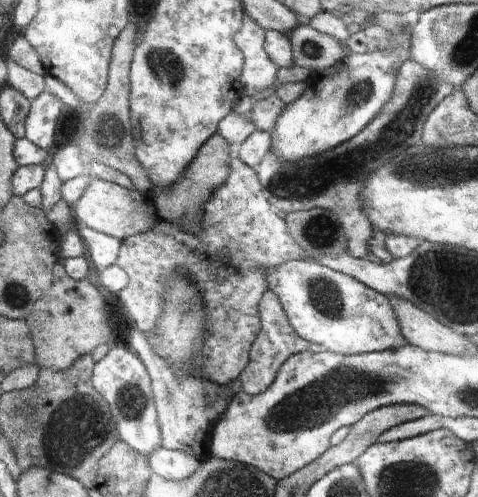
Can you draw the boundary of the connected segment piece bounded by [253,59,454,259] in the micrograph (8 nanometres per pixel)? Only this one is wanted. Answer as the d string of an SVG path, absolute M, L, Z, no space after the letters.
M413 59L404 62L397 73L394 91L380 113L359 134L330 151L300 161L280 161L272 152L262 158L254 173L262 193L278 212L292 213L316 207L336 212L348 240L347 254L358 259L374 259L369 250L371 223L363 209L362 194L367 181L406 148L421 145L423 125L430 112L453 94L454 88L440 81Z

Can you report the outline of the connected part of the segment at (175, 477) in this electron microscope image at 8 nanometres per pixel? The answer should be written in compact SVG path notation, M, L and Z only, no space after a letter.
M162 447L154 450L147 464L152 472L160 474L165 480L180 481L190 477L196 471L200 466L200 460L184 452Z

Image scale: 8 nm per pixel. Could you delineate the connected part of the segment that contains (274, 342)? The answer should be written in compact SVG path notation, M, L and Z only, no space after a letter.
M267 290L262 296L262 300L258 302L258 310L260 310L260 334L258 338L254 340L254 346L250 350L250 360L246 364L246 368L242 370L240 374L240 384L242 384L242 390L250 396L256 396L256 394L262 394L264 390L268 390L268 386L274 382L276 378L276 372L278 368L296 352L308 351L308 344L294 334L294 330L290 328L286 314L282 309L281 303L278 298L270 291Z

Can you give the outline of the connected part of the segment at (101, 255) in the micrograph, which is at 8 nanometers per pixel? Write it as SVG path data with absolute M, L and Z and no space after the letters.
M78 224L76 231L81 240L85 240L88 245L90 258L97 268L108 268L110 264L116 262L118 258L118 248L121 246L121 241L116 237L110 237L100 232L94 232L93 229L87 228L85 225Z

